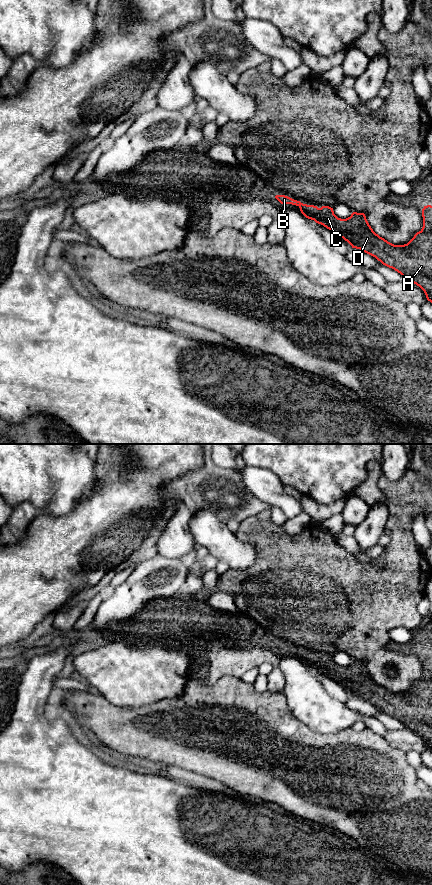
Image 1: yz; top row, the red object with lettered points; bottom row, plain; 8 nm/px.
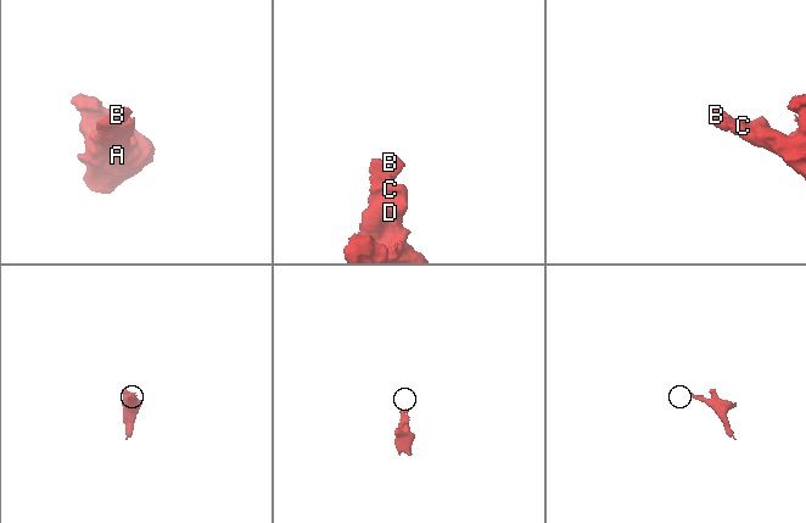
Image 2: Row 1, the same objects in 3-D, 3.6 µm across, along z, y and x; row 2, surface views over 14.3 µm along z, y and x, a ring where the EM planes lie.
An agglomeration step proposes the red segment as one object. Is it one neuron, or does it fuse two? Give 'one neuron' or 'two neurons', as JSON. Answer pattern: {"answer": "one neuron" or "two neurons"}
{"answer": "one neuron"}

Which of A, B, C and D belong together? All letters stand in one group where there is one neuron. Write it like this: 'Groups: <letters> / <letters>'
Groups: A B C D

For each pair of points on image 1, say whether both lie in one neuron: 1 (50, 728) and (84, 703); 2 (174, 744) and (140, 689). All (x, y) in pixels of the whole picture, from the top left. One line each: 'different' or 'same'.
1: different
2: different

